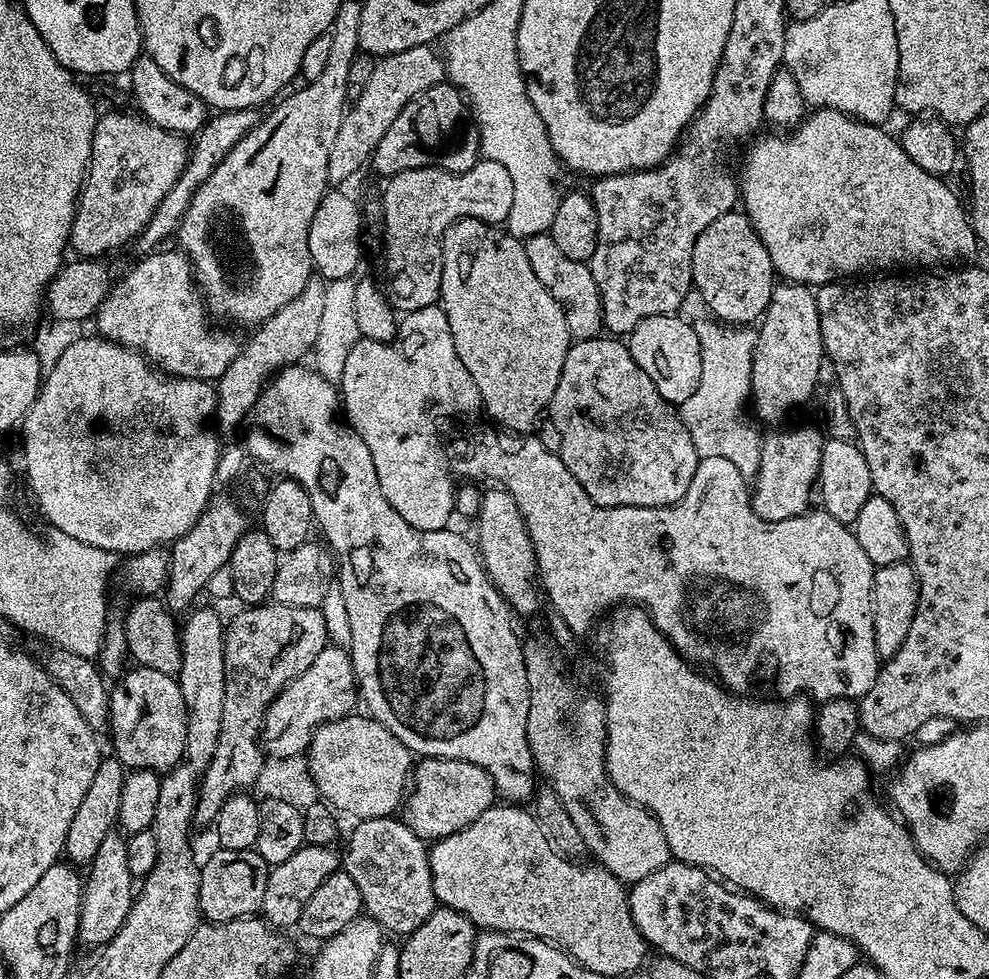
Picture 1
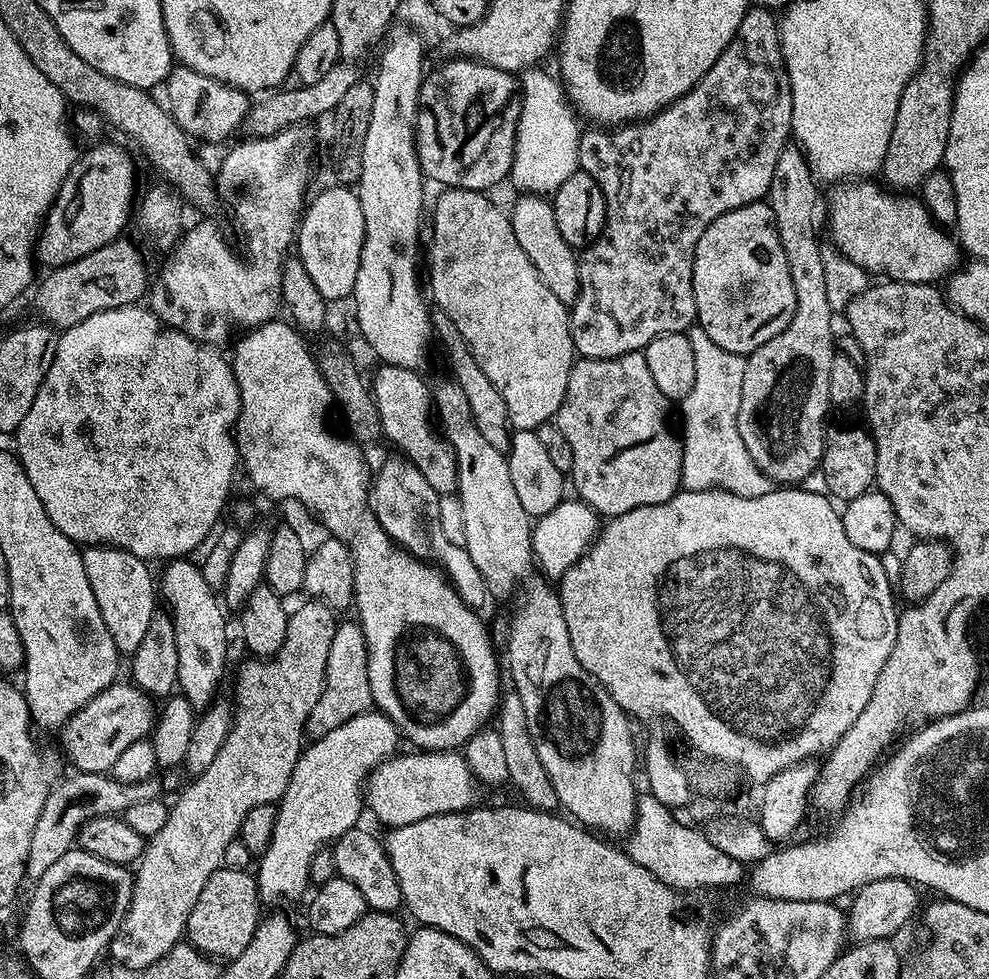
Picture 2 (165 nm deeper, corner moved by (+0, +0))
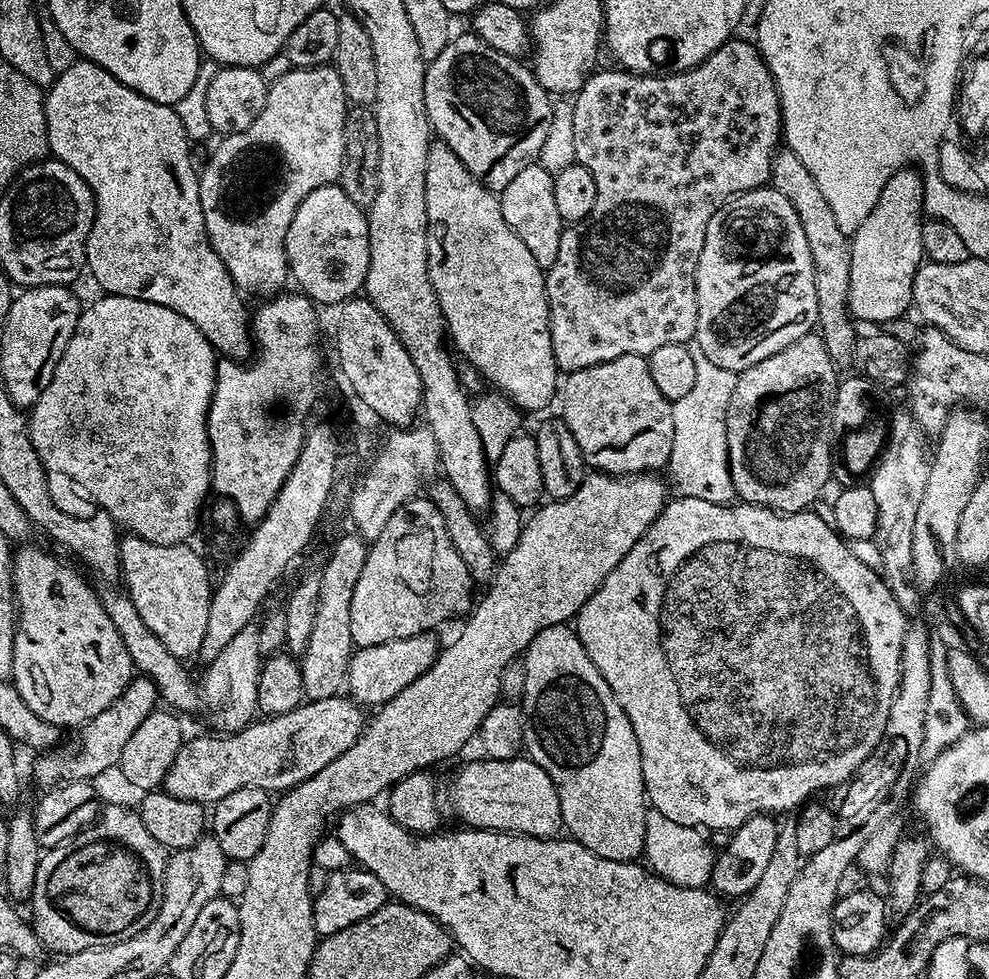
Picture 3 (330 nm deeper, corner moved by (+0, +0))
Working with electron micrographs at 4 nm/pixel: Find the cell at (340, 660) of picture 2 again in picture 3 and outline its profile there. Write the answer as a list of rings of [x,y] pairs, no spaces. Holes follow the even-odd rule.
[[[431,631],[419,632],[408,640],[356,648],[348,667],[347,695],[361,706],[379,706],[390,702],[394,694],[402,694],[406,686],[413,684],[422,674],[426,674],[426,670],[430,670],[430,666],[434,666],[436,656],[442,650],[442,644],[432,636],[435,635]]]

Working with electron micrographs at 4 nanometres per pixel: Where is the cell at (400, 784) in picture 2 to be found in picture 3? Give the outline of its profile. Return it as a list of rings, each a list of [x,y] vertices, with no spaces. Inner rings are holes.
[[[527,758],[479,759],[462,765],[452,784],[456,812],[467,827],[490,828],[493,832],[517,832],[520,836],[556,838],[561,835],[564,819],[558,790],[542,766]]]

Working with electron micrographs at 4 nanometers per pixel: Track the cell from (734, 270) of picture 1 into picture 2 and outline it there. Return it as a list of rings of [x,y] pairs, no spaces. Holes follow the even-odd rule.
[[[757,202],[755,204],[747,204],[738,210],[730,210],[726,214],[719,216],[714,222],[710,222],[706,234],[702,234],[702,238],[698,238],[698,246],[694,254],[692,285],[694,286],[694,298],[696,299],[698,326],[702,330],[706,330],[706,334],[710,334],[711,340],[718,342],[718,346],[722,346],[722,350],[730,350],[734,354],[747,357],[748,353],[758,350],[758,346],[770,342],[770,338],[774,338],[774,334],[782,334],[782,330],[786,330],[786,326],[790,326],[790,318],[794,318],[796,313],[794,282],[790,278],[790,266],[786,262],[786,250],[782,250],[782,242],[778,238],[776,215],[770,210],[768,203]]]

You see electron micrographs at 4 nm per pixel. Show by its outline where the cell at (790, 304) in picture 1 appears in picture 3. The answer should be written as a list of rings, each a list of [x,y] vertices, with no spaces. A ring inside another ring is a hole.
[[[809,334],[798,338],[786,350],[778,350],[778,354],[770,354],[770,358],[762,358],[754,366],[739,373],[736,377],[734,394],[730,394],[730,406],[726,410],[726,430],[728,431],[728,465],[734,482],[737,497],[745,504],[757,504],[763,508],[773,508],[776,512],[803,512],[813,507],[812,503],[824,492],[824,487],[832,480],[832,403],[836,397],[838,383],[838,365],[826,354],[826,346],[818,334]]]

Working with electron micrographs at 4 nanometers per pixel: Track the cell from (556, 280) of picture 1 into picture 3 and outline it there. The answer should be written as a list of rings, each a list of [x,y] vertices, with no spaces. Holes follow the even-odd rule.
[[[539,162],[526,166],[526,170],[521,170],[516,177],[510,182],[510,186],[506,186],[503,192],[499,193],[500,205],[502,206],[502,218],[506,222],[506,226],[510,226],[514,230],[514,234],[518,234],[518,238],[522,238],[522,242],[526,245],[526,250],[530,250],[534,262],[538,262],[538,266],[545,270],[554,266],[554,258],[558,258],[558,242],[562,242],[562,234],[565,230],[564,219],[558,214],[558,205],[554,203],[554,175],[544,169]]]

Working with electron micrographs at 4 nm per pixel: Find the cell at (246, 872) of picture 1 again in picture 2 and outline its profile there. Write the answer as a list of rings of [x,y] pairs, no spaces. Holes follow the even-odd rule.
[[[221,867],[210,874],[210,882],[202,886],[194,910],[190,910],[186,929],[187,943],[193,944],[213,961],[230,962],[250,946],[250,938],[256,936],[256,928],[262,919],[262,901],[256,888],[256,877],[248,870]]]

